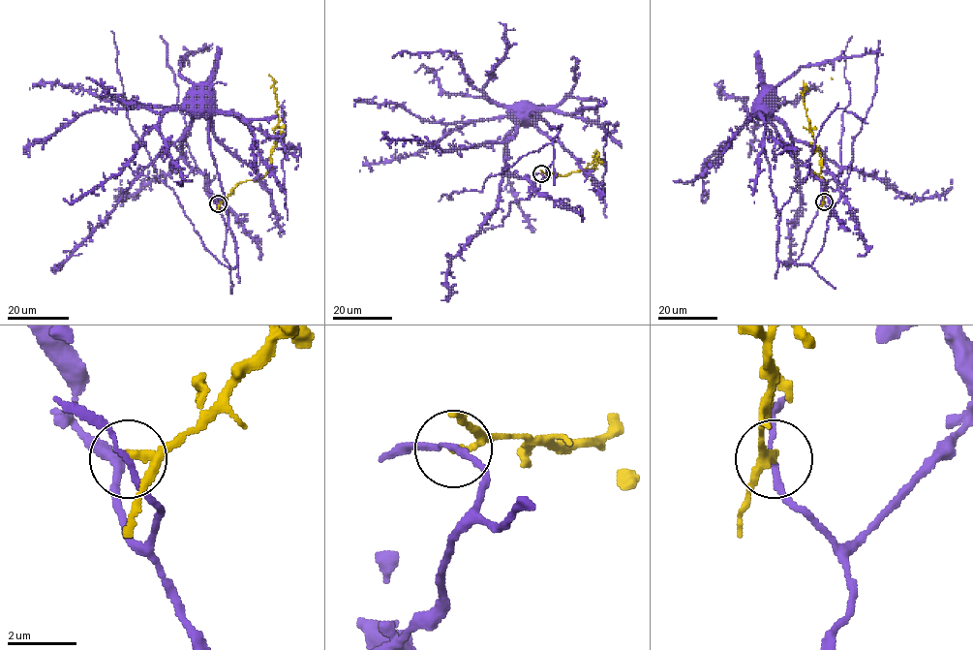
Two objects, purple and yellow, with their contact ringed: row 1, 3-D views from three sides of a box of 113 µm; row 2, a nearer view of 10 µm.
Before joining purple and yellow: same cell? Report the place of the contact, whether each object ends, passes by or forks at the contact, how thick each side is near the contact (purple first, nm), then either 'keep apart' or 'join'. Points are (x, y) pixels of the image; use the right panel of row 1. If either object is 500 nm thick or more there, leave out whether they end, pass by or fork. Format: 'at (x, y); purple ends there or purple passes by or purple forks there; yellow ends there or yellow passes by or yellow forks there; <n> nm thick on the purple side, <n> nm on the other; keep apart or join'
at (824, 201); purple passes by; yellow passes by; 140 nm thick on the purple side, 190 nm on the other; keep apart

